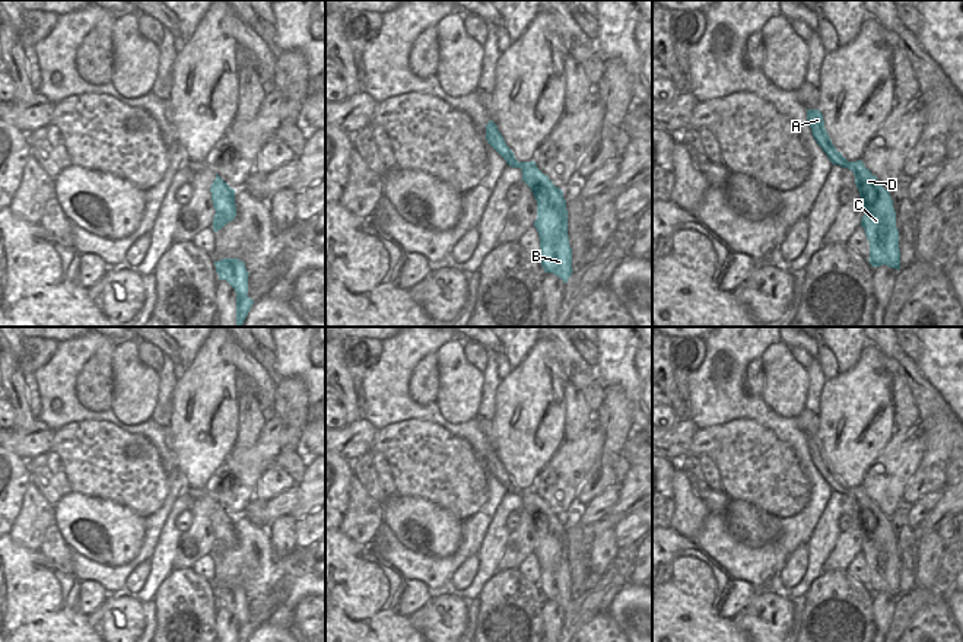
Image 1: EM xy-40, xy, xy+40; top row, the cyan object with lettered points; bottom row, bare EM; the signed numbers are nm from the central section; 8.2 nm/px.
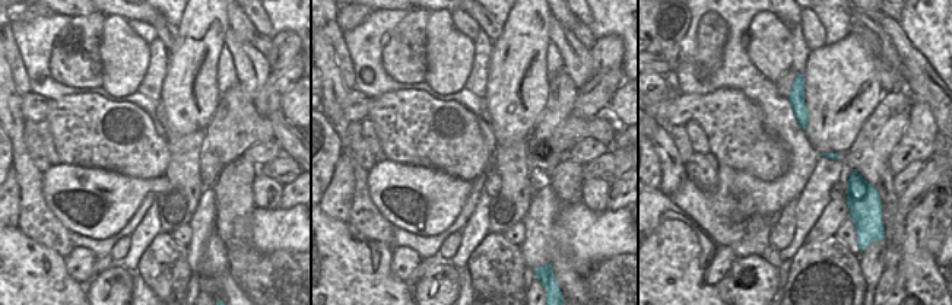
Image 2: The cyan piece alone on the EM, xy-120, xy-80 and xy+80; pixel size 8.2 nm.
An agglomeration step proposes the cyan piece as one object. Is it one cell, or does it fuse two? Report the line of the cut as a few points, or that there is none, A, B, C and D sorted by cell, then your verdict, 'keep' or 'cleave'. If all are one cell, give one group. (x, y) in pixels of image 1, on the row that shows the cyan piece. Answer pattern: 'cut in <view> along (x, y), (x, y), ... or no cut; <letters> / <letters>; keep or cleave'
no cut; A B C D; keep

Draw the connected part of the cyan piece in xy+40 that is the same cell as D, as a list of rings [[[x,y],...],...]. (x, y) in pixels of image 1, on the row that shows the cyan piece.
[[[807,109],[807,120],[814,140],[830,162],[851,169],[855,175],[855,184],[864,207],[861,226],[870,242],[870,264],[873,267],[886,264],[899,270],[899,231],[896,228],[896,212],[890,193],[880,184],[877,177],[865,168],[861,159],[848,162],[846,158],[836,150],[824,128],[823,114],[819,109]]]

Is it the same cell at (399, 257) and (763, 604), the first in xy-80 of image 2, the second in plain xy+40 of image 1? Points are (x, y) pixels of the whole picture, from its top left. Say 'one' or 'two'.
two

